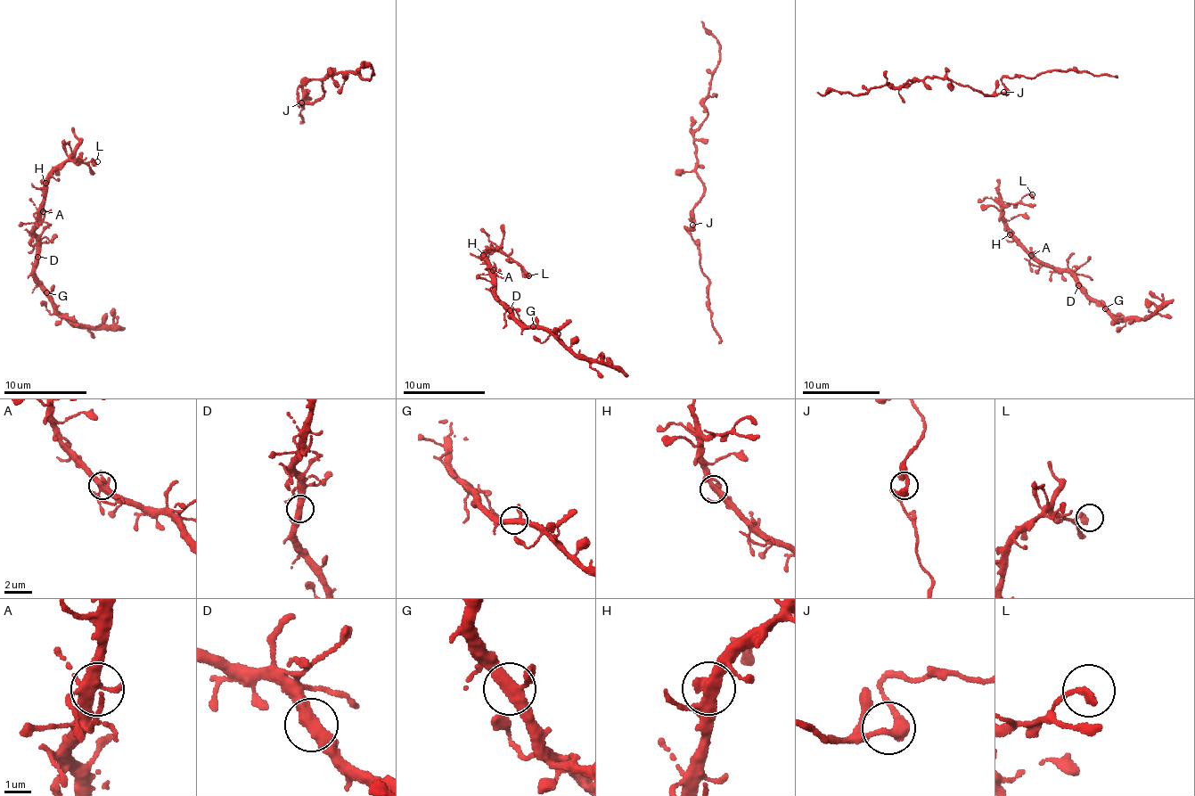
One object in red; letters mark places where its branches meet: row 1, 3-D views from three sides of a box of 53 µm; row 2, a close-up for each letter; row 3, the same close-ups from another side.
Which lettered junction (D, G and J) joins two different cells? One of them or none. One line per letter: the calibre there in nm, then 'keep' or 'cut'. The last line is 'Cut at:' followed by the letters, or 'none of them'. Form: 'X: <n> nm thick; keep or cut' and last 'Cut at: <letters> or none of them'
D: 480 nm thick; keep
G: 360 nm thick; keep
J: 360 nm thick; keep
Cut at: none of them

